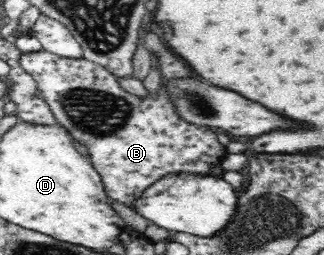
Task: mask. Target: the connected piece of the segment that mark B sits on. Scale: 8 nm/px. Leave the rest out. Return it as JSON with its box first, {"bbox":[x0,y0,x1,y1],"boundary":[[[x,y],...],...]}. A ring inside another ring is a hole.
{"bbox":[20,29,228,216],"boundary":[[[156,29],[148,31],[144,37],[144,43],[145,47],[158,59],[162,82],[155,95],[148,93],[143,98],[122,89],[114,74],[83,57],[80,59],[58,57],[46,50],[20,55],[20,66],[36,81],[40,96],[50,106],[58,125],[64,127],[73,139],[86,147],[88,158],[100,174],[108,197],[128,207],[134,216],[134,201],[141,197],[150,185],[154,185],[168,173],[193,173],[206,177],[212,173],[212,165],[218,165],[228,154],[226,146],[220,144],[216,138],[218,130],[206,126],[199,127],[182,119],[182,116],[176,112],[176,106],[172,104],[168,88],[164,86],[163,81],[170,81],[170,79],[197,77],[192,67],[170,50],[170,46]]]}

